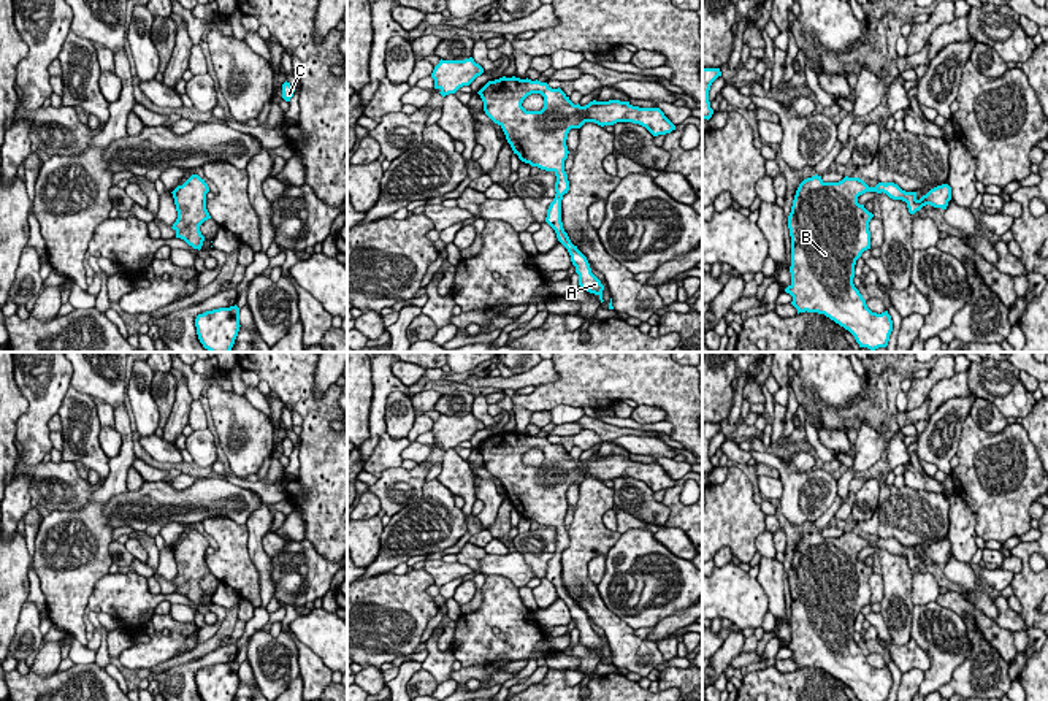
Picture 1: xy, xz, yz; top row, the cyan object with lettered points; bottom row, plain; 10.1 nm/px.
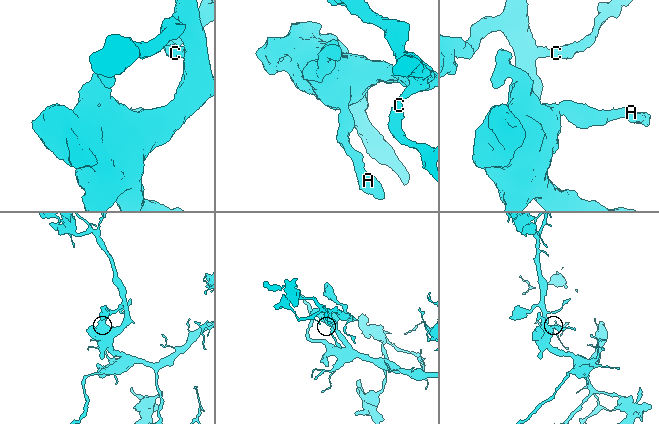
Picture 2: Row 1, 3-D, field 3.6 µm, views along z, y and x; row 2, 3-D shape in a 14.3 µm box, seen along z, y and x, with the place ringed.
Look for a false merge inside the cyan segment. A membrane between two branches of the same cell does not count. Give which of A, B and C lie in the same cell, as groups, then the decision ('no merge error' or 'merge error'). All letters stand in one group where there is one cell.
groups A / B C; merge error

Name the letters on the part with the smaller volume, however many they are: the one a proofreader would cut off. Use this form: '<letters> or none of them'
A

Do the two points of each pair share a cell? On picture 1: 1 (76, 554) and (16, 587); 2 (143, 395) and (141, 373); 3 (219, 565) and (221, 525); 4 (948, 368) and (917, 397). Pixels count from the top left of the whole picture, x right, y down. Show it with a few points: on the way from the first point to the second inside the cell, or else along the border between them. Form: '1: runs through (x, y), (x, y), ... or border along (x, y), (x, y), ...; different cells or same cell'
1: border along (32, 559), (29, 565); different cells
2: runs through (143, 390), (141, 378); same cell
3: runs through (224, 555), (224, 535); same cell
4: runs through (940, 370), (921, 389); same cell

